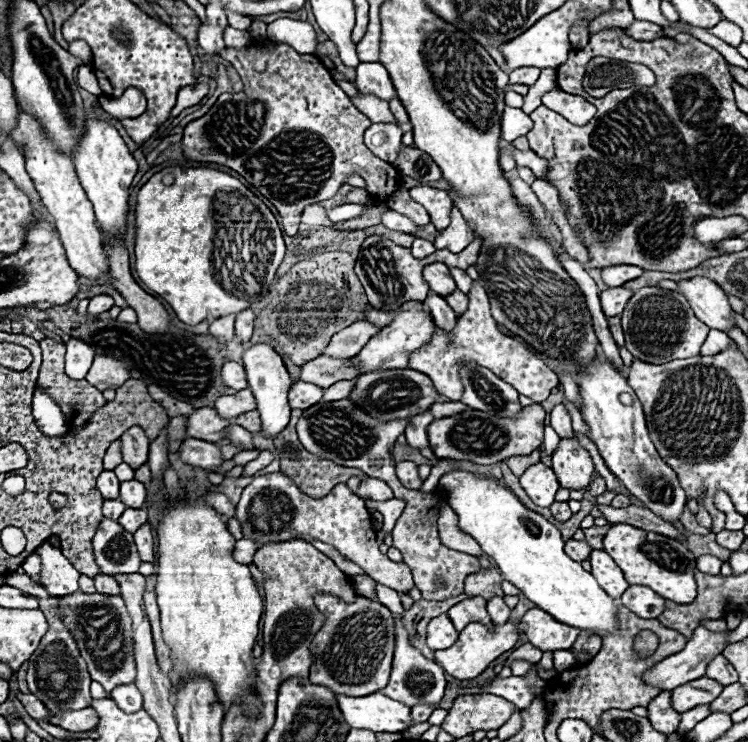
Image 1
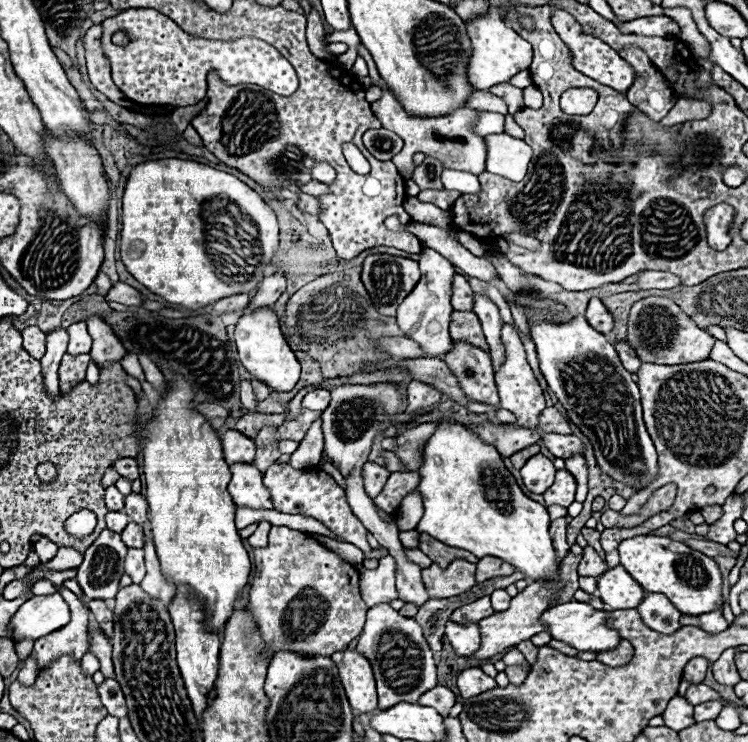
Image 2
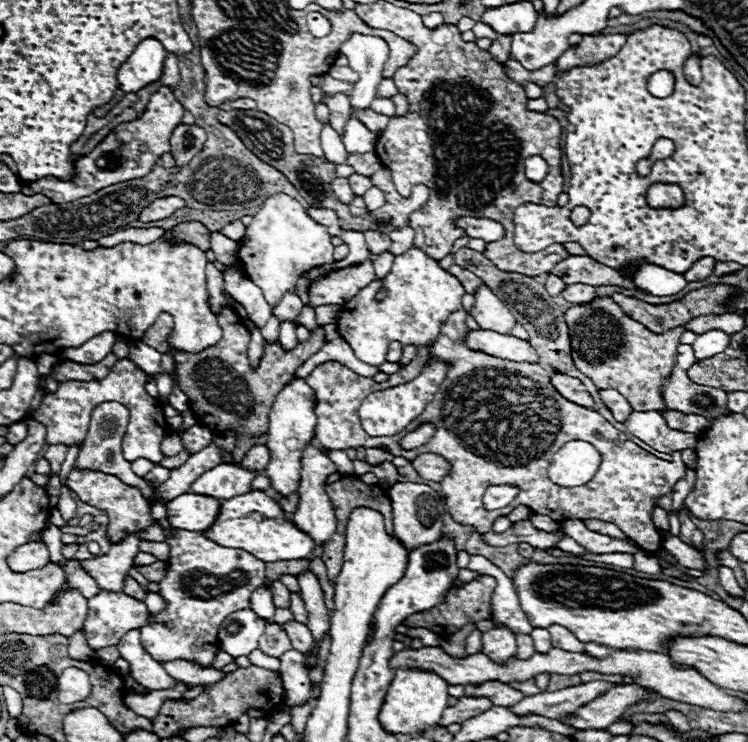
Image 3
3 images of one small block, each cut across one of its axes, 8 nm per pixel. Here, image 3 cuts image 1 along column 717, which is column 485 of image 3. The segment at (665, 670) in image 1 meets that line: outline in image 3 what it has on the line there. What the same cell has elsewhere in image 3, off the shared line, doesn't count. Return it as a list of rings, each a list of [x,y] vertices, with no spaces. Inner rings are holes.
[[[492,628],[482,634],[482,654],[506,664],[506,660],[516,656],[516,638],[508,628]]]

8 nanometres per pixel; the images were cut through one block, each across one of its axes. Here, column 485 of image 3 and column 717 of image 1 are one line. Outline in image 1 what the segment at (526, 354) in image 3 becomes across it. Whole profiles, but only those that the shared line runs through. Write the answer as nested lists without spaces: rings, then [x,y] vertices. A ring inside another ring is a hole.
[[[710,330],[706,342],[704,342],[702,348],[700,348],[700,356],[714,356],[716,352],[722,352],[730,342],[732,342],[732,340],[730,340],[724,332],[720,332],[720,330]]]

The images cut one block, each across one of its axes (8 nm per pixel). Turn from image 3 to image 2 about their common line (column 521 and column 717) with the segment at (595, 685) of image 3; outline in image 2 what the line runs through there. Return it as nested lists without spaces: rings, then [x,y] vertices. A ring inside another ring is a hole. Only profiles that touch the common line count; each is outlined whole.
[[[720,702],[698,704],[698,706],[694,706],[694,720],[696,722],[700,722],[700,720],[714,720],[716,712],[720,712],[720,708],[722,708]]]

